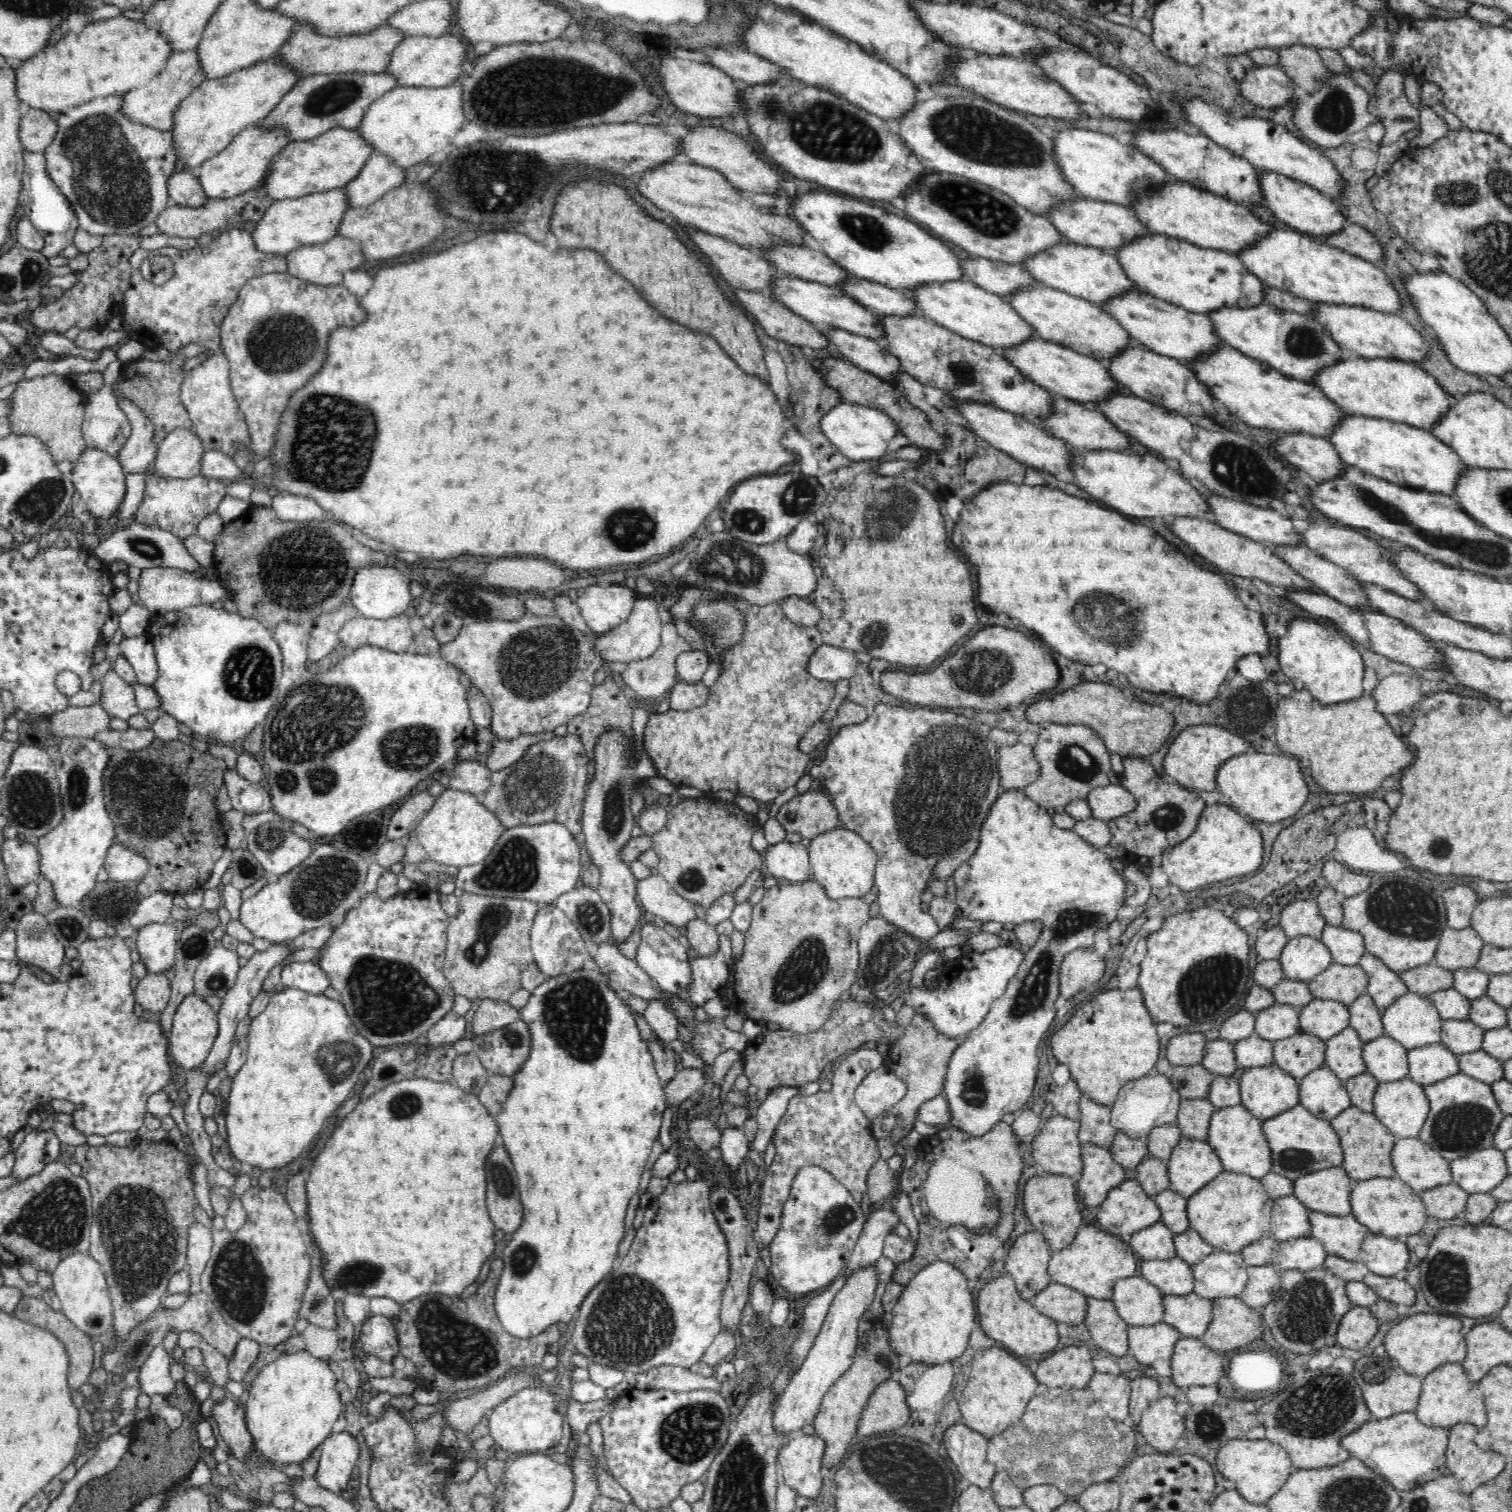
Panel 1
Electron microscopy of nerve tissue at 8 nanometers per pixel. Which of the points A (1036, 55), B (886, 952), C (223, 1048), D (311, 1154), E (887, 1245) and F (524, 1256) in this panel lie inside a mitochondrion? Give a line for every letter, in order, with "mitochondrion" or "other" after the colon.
A: other
B: mitochondrion
C: other
D: other
E: other
F: mitochondrion

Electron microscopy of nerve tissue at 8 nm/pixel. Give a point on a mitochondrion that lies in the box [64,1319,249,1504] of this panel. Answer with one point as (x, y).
(156, 1462)

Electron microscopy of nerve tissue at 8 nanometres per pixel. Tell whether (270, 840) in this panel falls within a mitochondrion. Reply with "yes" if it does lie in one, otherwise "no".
yes

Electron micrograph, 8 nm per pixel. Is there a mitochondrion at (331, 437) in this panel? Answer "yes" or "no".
yes

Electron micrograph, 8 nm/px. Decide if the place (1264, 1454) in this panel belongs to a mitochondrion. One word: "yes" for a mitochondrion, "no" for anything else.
no

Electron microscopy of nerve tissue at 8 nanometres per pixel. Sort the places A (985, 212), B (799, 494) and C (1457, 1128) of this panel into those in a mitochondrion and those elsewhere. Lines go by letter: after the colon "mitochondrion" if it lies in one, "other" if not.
A: mitochondrion
B: mitochondrion
C: mitochondrion

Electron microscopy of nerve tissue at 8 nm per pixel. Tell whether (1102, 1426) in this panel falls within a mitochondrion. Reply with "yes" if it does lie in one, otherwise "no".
yes

